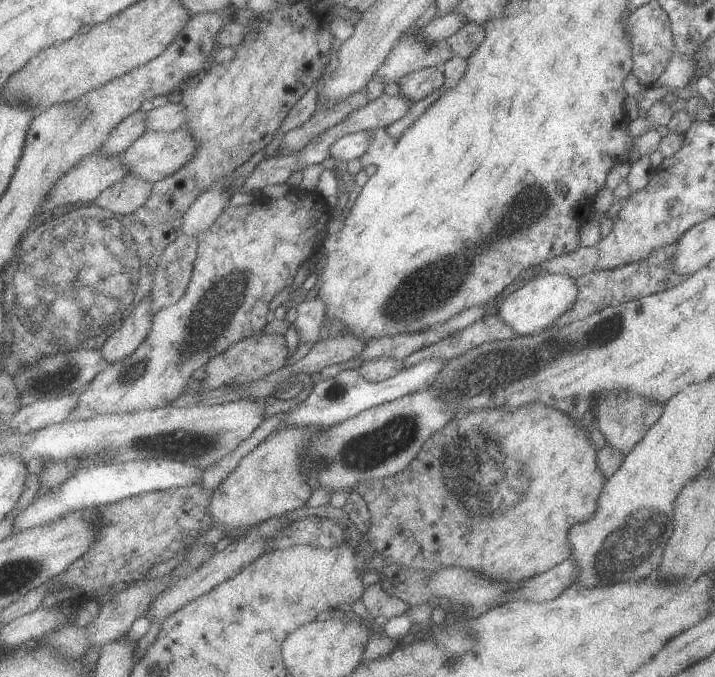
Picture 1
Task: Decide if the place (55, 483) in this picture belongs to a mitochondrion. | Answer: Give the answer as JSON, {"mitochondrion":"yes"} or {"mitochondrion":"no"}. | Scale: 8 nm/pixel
{"mitochondrion":"no"}

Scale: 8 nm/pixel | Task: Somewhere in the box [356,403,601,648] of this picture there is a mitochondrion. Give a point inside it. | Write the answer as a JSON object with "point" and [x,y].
{"point":[469,463]}

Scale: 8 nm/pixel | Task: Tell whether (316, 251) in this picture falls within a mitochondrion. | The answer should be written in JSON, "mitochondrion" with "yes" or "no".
{"mitochondrion":"no"}

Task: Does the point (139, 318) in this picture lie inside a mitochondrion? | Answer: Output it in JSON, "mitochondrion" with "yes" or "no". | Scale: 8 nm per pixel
{"mitochondrion":"no"}

